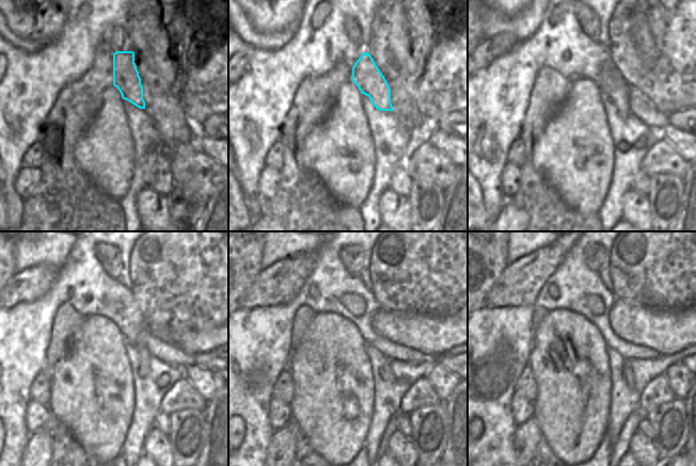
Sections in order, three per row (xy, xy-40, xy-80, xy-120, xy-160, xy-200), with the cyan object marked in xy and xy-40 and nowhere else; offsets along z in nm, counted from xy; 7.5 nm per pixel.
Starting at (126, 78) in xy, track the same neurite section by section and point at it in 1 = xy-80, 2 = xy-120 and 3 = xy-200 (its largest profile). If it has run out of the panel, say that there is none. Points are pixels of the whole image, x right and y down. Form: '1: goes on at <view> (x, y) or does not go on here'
1: goes on at xy-80 (611, 82)
2: goes on at xy-120 (144, 368)
3: goes on at xy-200 (628, 374)

